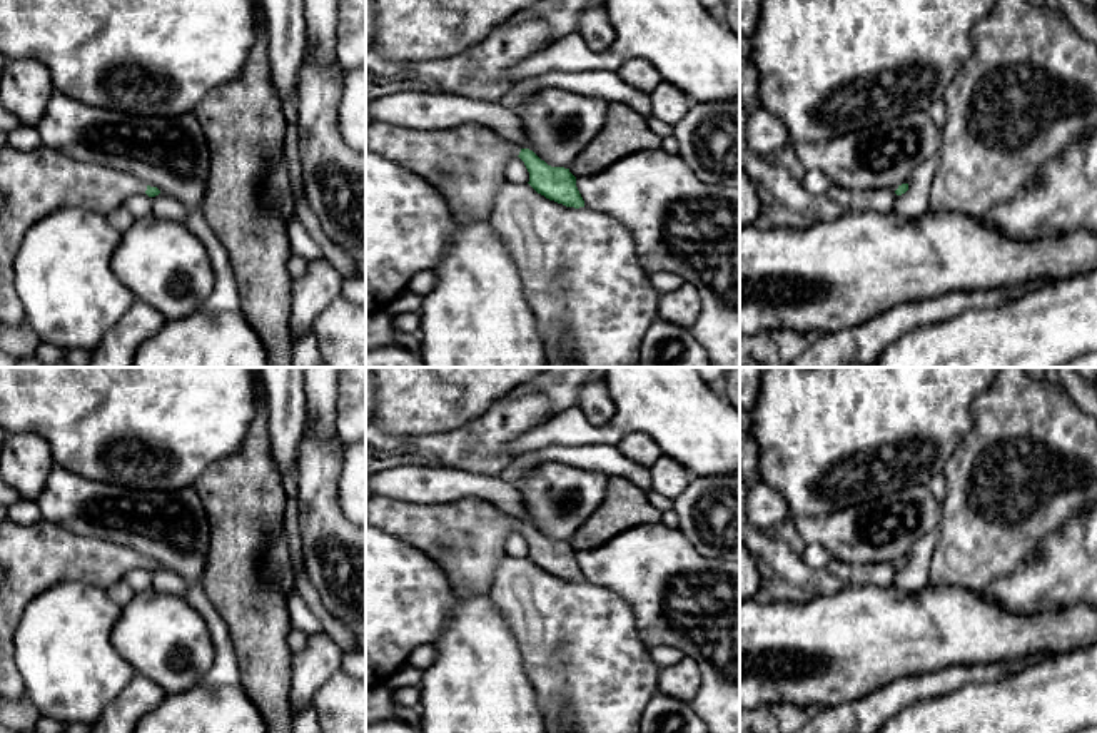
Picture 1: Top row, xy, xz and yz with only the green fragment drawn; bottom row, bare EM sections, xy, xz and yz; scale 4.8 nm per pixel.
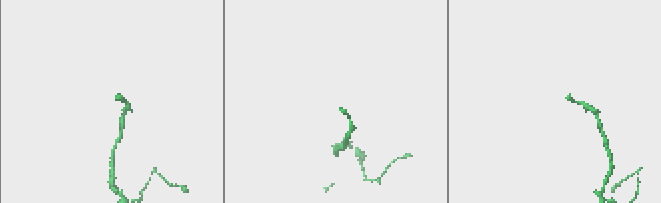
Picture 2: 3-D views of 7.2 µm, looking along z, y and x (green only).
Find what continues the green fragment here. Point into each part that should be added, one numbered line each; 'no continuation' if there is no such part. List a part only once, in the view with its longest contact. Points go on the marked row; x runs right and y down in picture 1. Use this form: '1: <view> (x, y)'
1: xy (34, 184)

